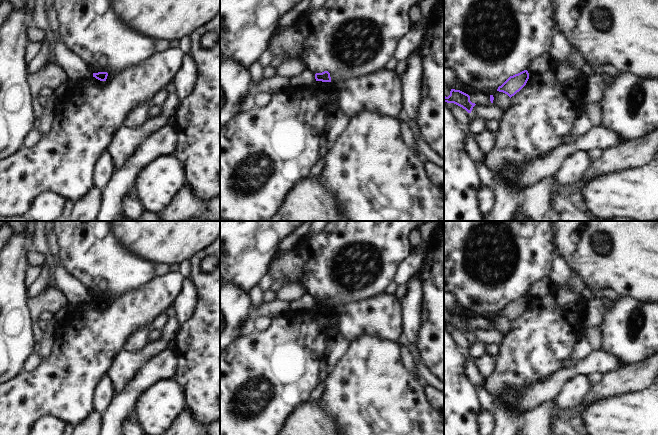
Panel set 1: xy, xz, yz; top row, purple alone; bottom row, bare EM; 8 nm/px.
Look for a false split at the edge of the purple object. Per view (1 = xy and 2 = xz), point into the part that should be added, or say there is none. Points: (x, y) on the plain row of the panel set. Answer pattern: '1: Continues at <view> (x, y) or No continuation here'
1: No continuation here
2: No continuation here

